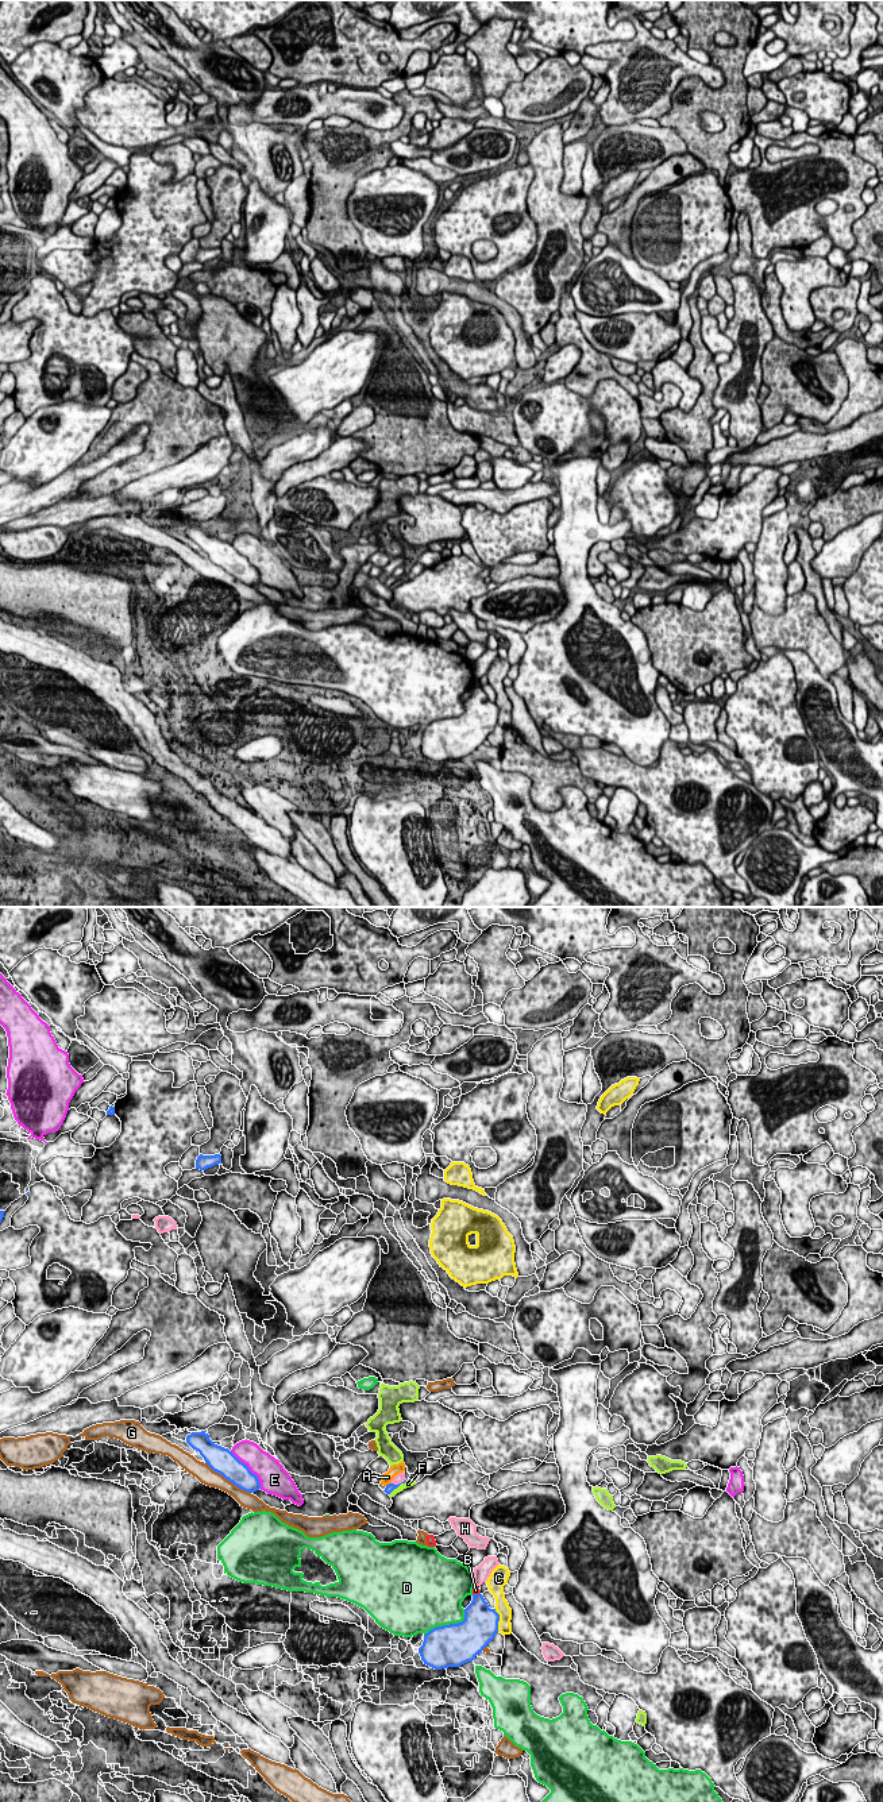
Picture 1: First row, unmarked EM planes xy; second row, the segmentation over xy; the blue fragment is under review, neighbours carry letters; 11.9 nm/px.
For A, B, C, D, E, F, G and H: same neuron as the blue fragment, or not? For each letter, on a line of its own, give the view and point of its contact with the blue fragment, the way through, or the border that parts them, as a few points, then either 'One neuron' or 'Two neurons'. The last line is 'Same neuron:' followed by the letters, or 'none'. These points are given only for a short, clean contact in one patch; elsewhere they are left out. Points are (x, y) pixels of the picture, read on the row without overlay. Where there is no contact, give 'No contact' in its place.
A: Touches blue at xy (389, 577). Two neurons
B: Touches blue at xy (475, 687). Boundary: xy (479, 685), (473, 687). Two neurons
C: Touches blue at xy (498, 713). Boundary: xy (494, 701), (498, 707), (498, 724). Two neurons
D: Touches blue at xy (450, 717). Two neurons
E: Touches blue at xy (249, 562). Two neurons
F: Touches blue at xy (397, 579). Two neurons
G: Touches blue at xy (228, 572). Two neurons
H: Touches blue at xy (398, 577). Two neurons
Same neuron: none

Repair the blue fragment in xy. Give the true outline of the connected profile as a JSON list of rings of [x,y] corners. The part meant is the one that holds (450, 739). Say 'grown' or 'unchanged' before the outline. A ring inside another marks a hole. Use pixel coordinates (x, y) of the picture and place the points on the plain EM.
unchanged | [[[473,687],[462,715],[436,719],[424,728],[419,741],[421,753],[435,763],[473,755],[494,732],[498,714],[500,707],[489,701],[483,688]]]

